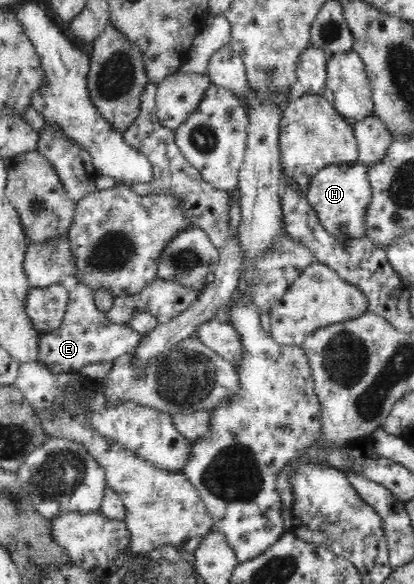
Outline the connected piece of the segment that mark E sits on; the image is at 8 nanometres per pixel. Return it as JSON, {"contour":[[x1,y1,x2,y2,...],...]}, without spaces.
{"contour":[[77,282,69,291,67,311,60,328,41,335,37,361,54,374,80,374,84,366,96,362,109,366,115,358,127,354,128,350,134,350,140,340,146,338,146,335,140,335,130,327,114,324,105,312,98,310,94,295,95,291,87,284]]}

